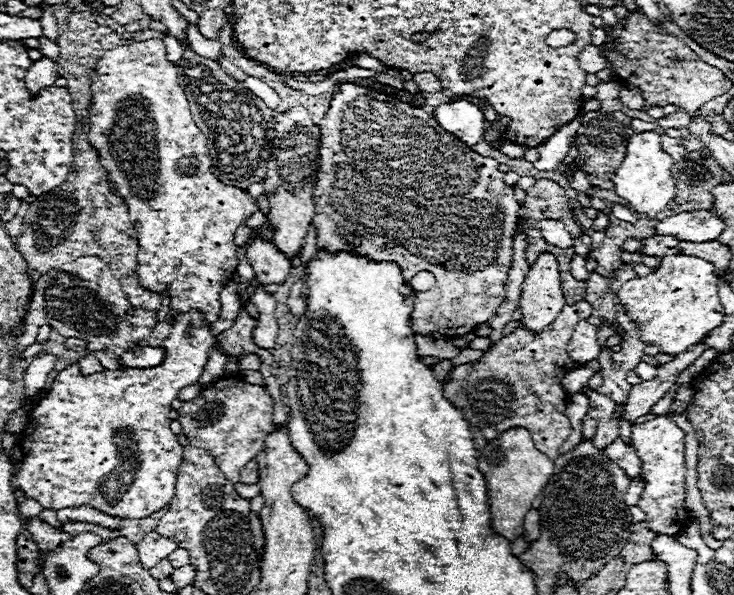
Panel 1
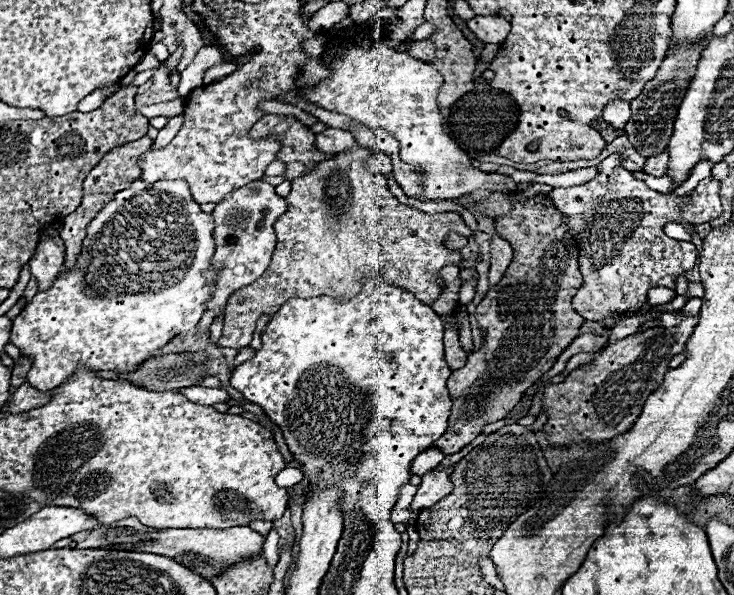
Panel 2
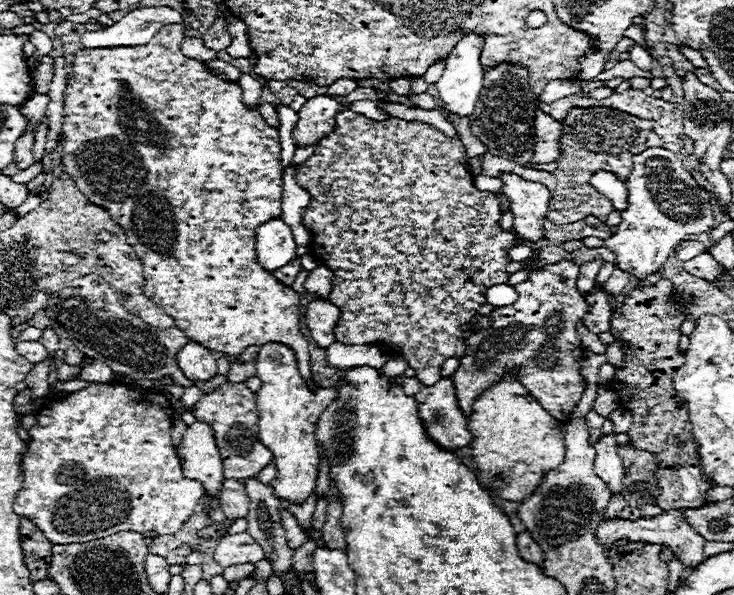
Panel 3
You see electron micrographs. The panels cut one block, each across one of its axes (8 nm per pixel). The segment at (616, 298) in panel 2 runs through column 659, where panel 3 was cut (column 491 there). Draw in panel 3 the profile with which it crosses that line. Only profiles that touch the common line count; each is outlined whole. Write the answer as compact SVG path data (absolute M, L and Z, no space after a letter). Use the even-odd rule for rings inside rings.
M344 110L336 116L336 132L332 136L326 136L320 140L316 146L316 152L306 164L296 172L296 182L300 188L304 188L310 194L310 204L306 206L302 214L302 224L308 228L310 234L310 254L320 260L326 268L332 270L332 290L328 300L340 308L340 320L336 324L334 338L344 344L374 344L374 342L386 342L388 348L398 350L408 362L410 368L416 370L416 378L424 386L436 384L440 376L440 368L444 360L458 356L464 356L464 336L462 336L462 326L470 322L472 316L476 316L478 308L486 304L486 290L496 284L506 284L508 282L508 272L506 266L510 262L510 248L516 246L516 236L508 230L502 230L498 226L502 210L500 210L500 200L498 194L494 192L482 192L474 186L472 174L466 170L466 152L464 144L460 142L458 136L448 138L444 132L430 124L422 122L406 122L398 118L388 118L382 122L370 120L364 114L356 114L352 110Z

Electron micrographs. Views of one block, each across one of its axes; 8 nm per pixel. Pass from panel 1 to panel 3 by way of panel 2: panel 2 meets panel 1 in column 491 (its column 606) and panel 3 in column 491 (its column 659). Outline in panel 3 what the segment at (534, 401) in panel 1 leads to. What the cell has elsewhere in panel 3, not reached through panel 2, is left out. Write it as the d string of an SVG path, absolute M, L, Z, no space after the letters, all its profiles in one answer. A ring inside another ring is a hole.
M558 262L530 272L528 280L516 284L518 300L510 306L494 308L490 314L492 326L466 338L466 352L460 358L458 370L450 376L456 384L456 398L460 410L470 416L472 400L484 388L498 384L506 374L512 374L532 392L540 406L556 420L566 422L572 408L584 394L584 380L580 376L582 342L576 332L576 322L588 312L586 300L576 290L580 266L574 262ZM518 366L518 372L510 368Z

